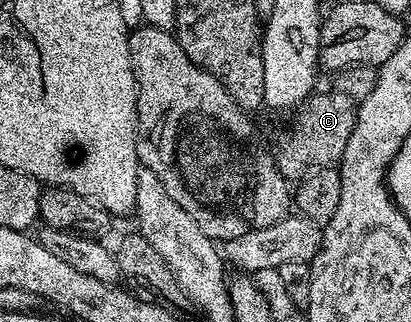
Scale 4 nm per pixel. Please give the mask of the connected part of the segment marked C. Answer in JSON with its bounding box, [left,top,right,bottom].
[276,94,356,181]

